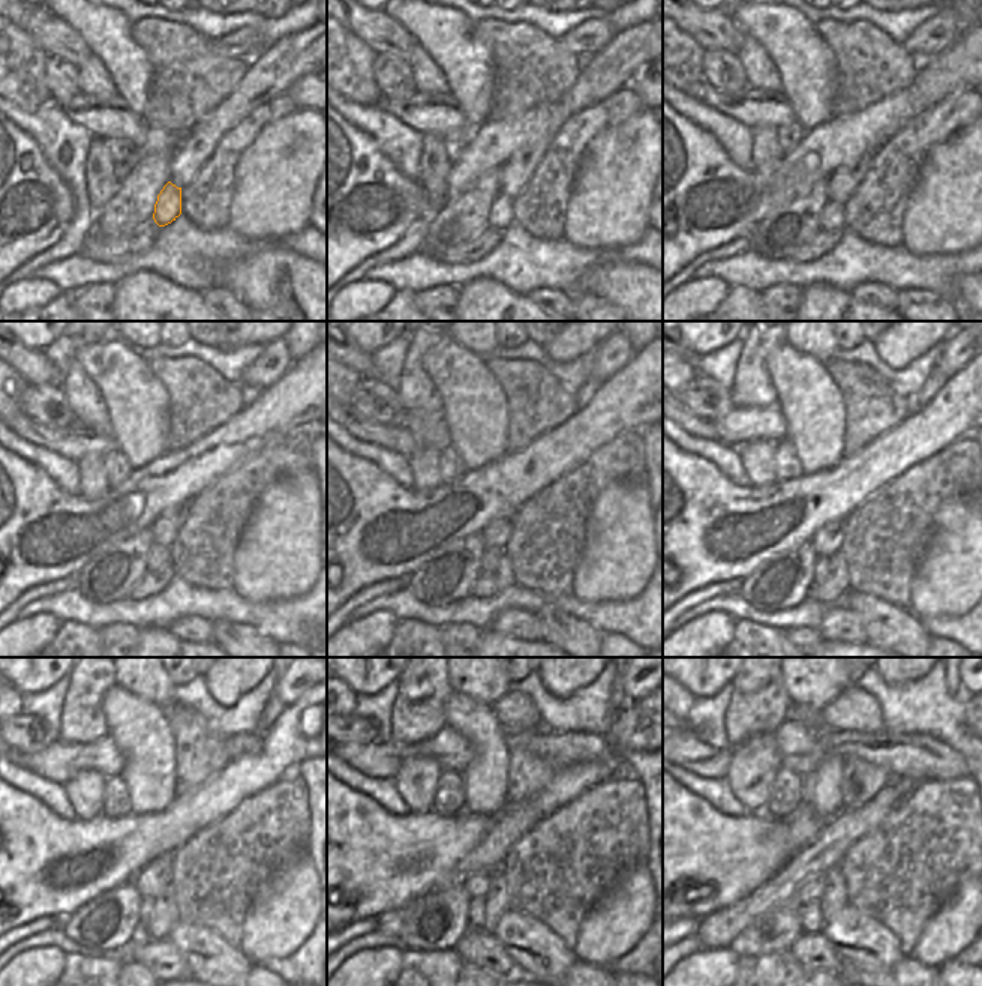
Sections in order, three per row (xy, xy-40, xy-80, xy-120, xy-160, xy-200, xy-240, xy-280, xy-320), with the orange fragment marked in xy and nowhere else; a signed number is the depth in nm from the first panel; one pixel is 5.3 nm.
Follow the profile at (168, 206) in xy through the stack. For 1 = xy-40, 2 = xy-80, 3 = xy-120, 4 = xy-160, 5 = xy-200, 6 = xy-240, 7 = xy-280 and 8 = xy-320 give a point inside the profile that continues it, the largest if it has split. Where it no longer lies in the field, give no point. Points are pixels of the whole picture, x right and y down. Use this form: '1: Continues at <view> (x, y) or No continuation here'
1: Continues at xy-40 (501, 213)
2: Continues at xy-80 (832, 215)
3: Continues at xy-120 (159, 556)
4: Continues at xy-160 (492, 556)
5: Continues at xy-200 (822, 566)
6: Continues at xy-240 (147, 905)
7: Continues at xy-280 (476, 905)
8: Continues at xy-320 (811, 917).

